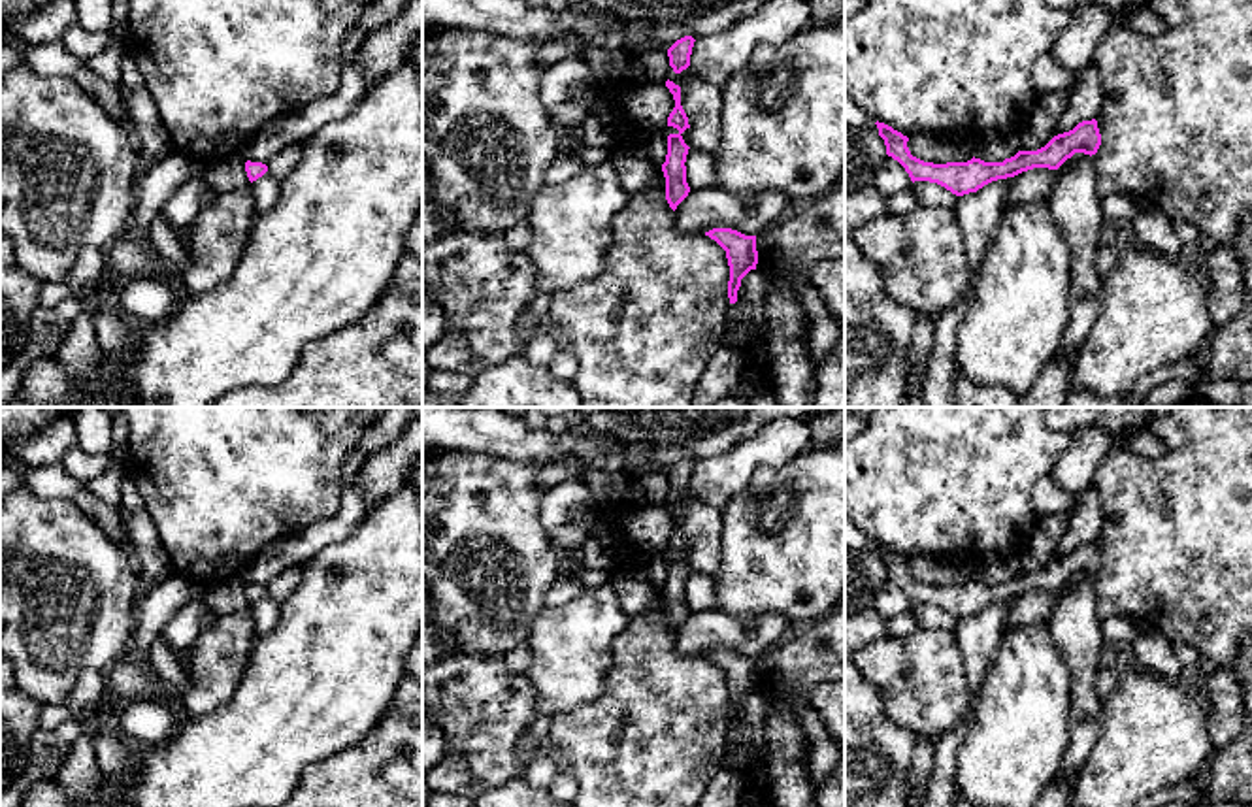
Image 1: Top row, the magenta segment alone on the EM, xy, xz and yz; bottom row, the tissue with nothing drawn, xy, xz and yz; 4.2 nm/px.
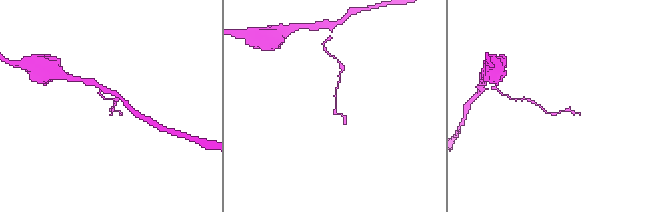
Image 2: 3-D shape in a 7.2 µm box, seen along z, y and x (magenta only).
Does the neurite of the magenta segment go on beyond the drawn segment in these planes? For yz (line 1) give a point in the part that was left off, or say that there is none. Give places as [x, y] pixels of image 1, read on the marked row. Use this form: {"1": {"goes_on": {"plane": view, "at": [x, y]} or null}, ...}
{"1": {"goes_on": null}}

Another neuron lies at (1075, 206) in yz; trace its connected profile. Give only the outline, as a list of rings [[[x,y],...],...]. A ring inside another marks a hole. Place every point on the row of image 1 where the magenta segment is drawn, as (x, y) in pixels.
[[[1075,153],[1058,168],[1048,206],[1069,249],[1069,322],[1058,349],[1058,356],[1067,358],[1079,354],[1101,307],[1096,256],[1105,217],[1090,155]]]

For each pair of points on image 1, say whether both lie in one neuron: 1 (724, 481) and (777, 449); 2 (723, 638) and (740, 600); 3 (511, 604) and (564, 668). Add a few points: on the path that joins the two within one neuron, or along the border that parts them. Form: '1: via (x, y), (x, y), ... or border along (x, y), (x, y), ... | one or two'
1: via (738, 468), (753, 453), (764, 449) | one
2: border along (717, 606), (743, 615), (779, 613) | two
3: border along (545, 608), (534, 621), (527, 642) | two

